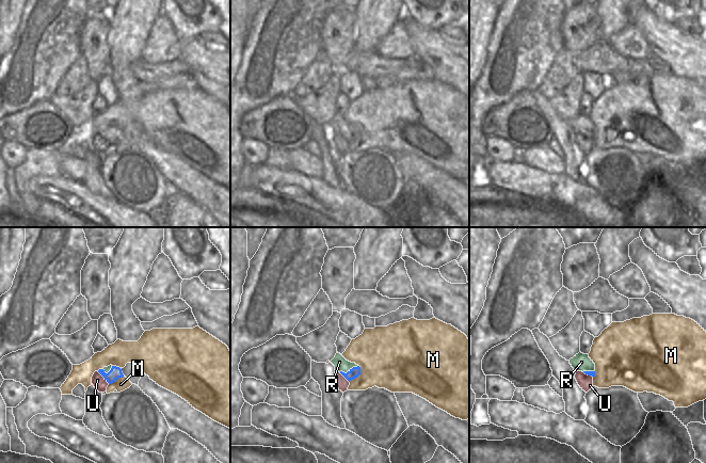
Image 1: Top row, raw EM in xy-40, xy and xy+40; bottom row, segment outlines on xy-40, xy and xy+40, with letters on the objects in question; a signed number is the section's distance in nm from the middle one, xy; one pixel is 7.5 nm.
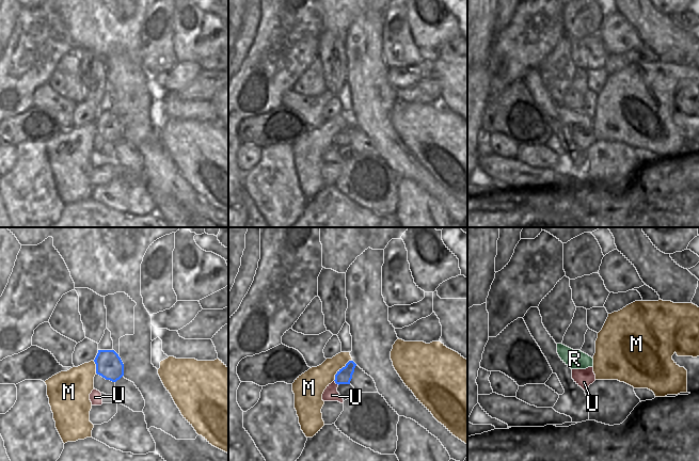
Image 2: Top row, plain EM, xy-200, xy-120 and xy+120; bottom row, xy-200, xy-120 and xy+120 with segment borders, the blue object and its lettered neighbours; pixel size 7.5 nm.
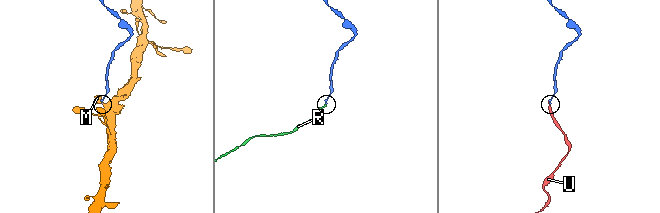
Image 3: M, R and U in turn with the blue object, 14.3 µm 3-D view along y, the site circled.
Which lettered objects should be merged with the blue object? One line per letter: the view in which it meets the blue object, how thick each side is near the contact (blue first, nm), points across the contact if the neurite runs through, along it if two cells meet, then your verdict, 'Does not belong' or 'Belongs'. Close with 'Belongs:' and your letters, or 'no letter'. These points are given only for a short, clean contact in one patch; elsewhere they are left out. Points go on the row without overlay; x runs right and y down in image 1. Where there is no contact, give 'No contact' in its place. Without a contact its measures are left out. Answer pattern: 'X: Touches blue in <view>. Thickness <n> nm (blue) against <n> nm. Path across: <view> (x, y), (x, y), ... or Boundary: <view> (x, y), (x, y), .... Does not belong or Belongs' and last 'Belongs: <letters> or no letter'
M: Touches blue in xy. Thickness 80 nm (blue) against 440 nm. Boundary: xy (358, 126), (359, 134), (349, 142). Does not belong
R: Touches blue in xy. Thickness 80 nm (blue) against 100 nm. Boundary: xy (357, 126), (346, 133), (339, 132). Does not belong
U: Touches blue in xy-40. Thickness 90 nm (blue) against 100 nm. Path across: xy-40 (115, 133), (110, 138), (103, 138), (100, 145). Belongs
Belongs: U.

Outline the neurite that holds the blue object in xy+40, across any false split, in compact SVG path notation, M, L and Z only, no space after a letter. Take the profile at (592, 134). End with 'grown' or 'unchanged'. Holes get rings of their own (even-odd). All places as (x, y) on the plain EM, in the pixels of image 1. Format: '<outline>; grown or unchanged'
M576 132L575 140L582 151L588 154L593 148L595 132Z; grown

